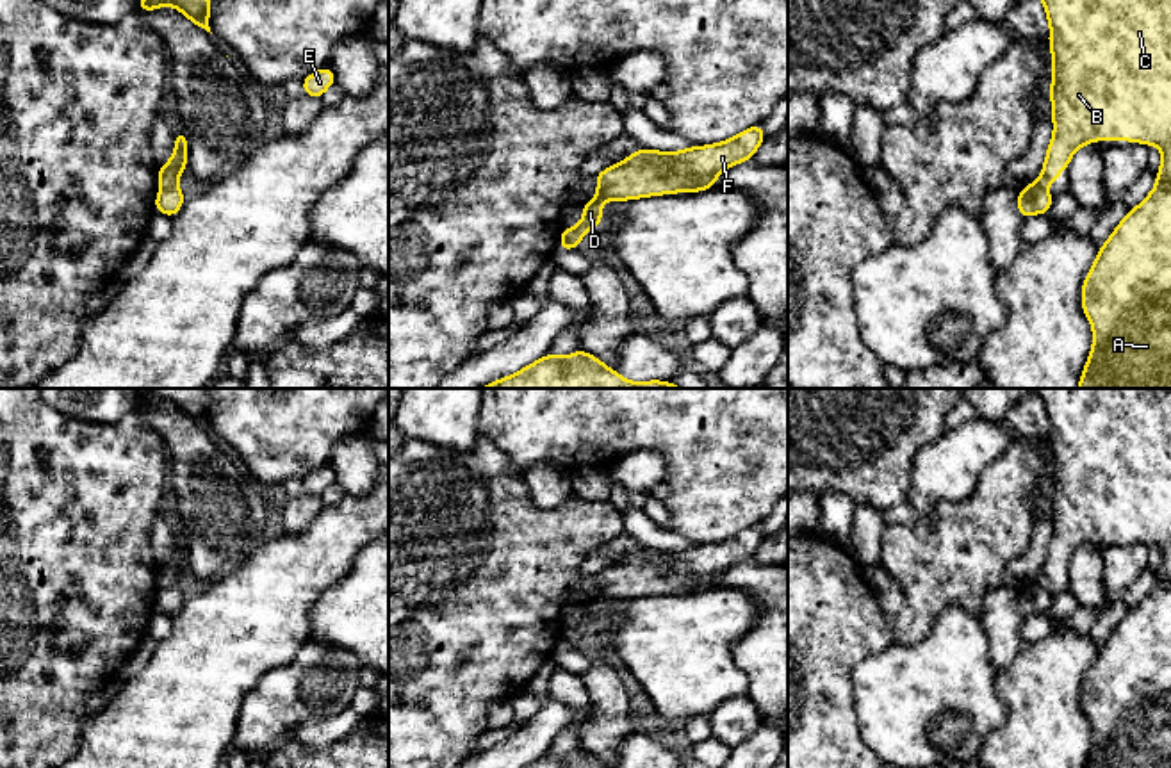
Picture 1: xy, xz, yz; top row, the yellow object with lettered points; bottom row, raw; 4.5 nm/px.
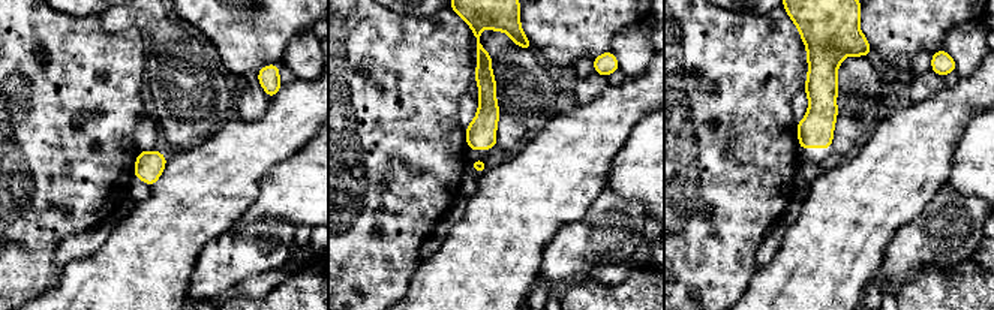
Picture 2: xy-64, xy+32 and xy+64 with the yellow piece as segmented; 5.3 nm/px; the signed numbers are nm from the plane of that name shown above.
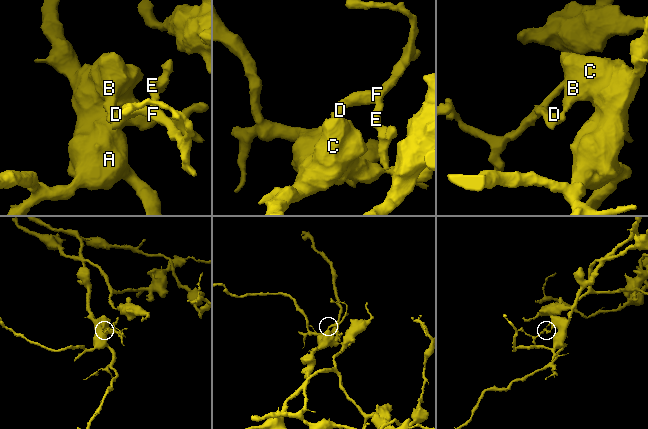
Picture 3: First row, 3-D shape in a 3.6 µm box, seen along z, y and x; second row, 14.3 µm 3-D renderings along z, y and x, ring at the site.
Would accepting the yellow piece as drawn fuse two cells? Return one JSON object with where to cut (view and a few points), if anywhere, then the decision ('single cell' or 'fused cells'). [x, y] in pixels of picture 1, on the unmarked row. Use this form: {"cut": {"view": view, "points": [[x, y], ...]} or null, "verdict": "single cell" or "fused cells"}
{"cut": {"view": "xy", "points": [[175, 581], [161, 587]]}, "verdict": "fused cells"}

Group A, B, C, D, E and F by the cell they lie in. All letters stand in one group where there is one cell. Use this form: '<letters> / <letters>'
A B C / D E F

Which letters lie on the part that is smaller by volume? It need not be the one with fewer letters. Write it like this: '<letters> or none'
D, E, F

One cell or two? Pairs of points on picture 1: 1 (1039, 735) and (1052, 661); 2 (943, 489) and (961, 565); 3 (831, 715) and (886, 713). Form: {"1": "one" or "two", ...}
{"1": "one", "2": "two", "3": "two"}

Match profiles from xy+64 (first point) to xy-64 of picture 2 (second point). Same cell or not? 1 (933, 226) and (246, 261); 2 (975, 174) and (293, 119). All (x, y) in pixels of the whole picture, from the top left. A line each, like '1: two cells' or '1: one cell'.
1: one cell
2: two cells

